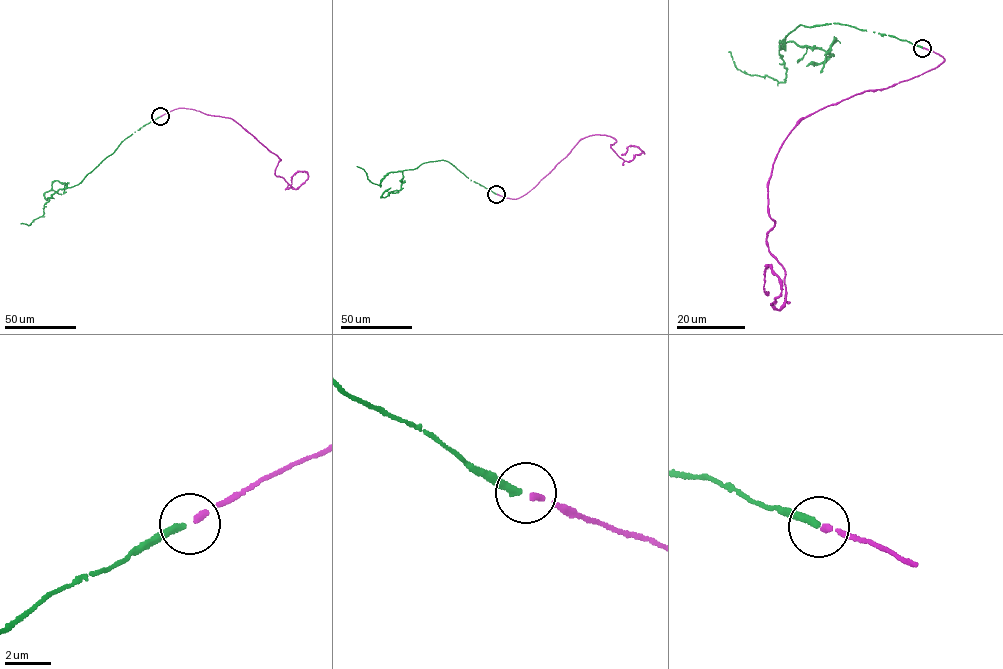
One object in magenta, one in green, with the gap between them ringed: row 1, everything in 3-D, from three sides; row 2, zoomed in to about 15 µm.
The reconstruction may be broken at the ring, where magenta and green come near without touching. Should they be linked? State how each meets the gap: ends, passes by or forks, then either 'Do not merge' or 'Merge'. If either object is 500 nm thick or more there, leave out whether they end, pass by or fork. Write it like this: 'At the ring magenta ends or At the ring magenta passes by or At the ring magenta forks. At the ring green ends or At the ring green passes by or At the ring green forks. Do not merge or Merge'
At the ring magenta ends. At the ring green ends. Merge

